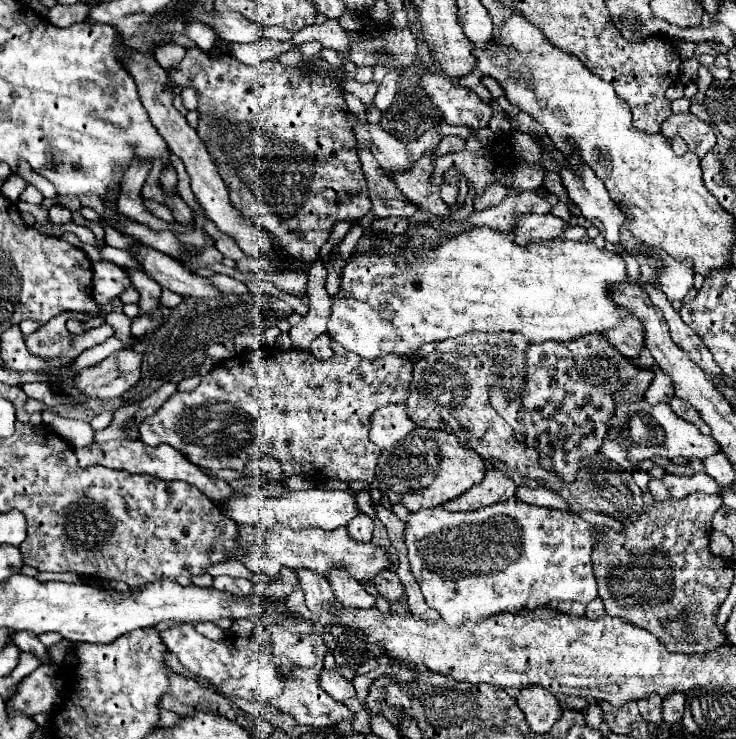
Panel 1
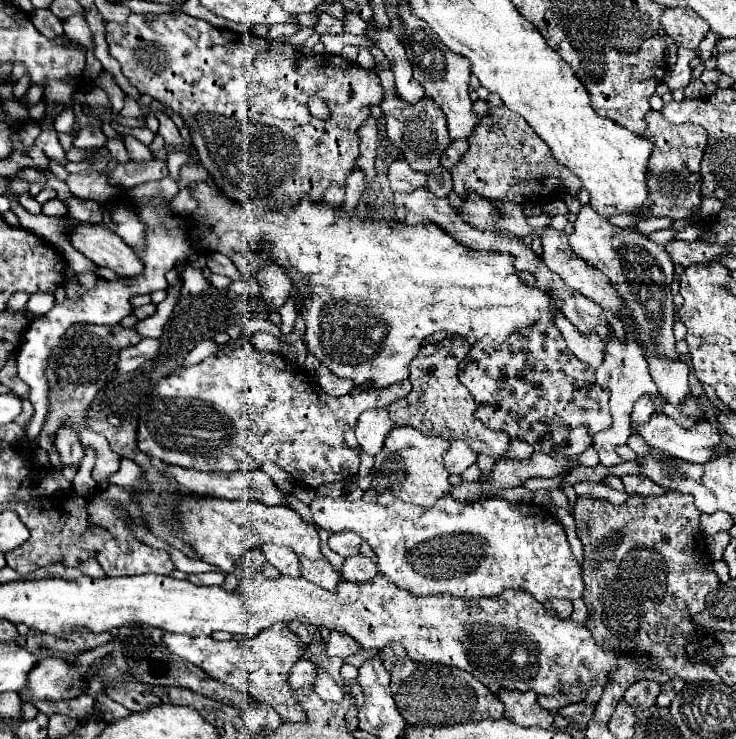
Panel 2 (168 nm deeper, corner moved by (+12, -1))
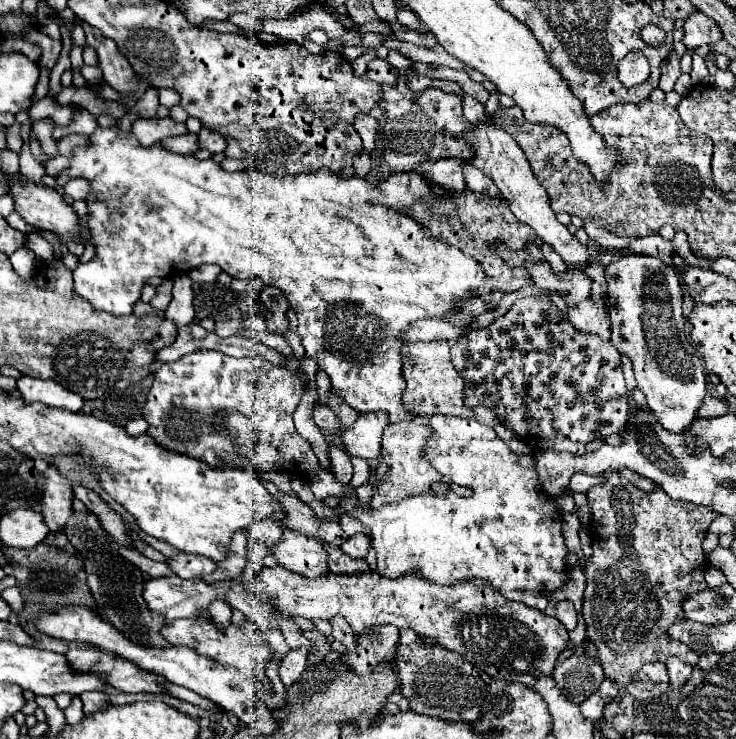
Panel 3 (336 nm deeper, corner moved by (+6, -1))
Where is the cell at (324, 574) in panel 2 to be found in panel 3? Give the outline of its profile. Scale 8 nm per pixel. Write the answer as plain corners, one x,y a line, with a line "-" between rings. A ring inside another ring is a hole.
284,529
282,539
272,547
272,555
286,569
310,579
328,573
326,549
320,539
308,537
294,529

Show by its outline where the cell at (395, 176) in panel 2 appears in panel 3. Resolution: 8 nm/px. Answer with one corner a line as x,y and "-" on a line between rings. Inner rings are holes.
440,159
440,161
430,161
424,165
424,177
436,181
442,185
446,191
464,191
466,181
462,173
462,161
460,159

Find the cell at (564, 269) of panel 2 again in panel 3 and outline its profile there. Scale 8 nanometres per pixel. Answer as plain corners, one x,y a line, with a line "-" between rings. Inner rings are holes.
492,121
486,123
478,123
472,125
474,129
464,133
468,143
474,147
476,157
472,159
476,167
480,167
484,173
488,173
492,177
492,181
496,183
496,187
500,189
502,199
510,201
510,211
526,225
530,225
538,237
542,237
546,243
550,243
556,253
560,253
568,265
568,271
576,271
576,269
584,269
586,261
590,257
586,245
582,245
562,223
556,221
554,211
550,209
550,201
548,201
548,193
546,189
542,189
542,185
538,185
538,181
532,175
532,169
522,153
522,149
518,147
518,143
504,133
502,129
496,129

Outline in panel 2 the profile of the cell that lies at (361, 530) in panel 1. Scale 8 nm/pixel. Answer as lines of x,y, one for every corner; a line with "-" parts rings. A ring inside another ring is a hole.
352,531
334,533
334,535
328,539
330,549
336,551
338,555
342,555
342,557
358,555
358,553
360,553
360,543
362,543
362,537
358,537
358,535
352,533

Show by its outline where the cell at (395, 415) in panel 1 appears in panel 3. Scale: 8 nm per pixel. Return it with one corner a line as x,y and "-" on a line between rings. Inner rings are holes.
382,411
360,415
356,423
350,425
340,435
344,451
350,457
362,457
362,459
380,457
380,439
386,425
388,425
388,417

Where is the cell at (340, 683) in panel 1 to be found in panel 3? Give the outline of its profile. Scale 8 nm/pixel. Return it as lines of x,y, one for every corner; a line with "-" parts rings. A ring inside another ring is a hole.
298,647
298,649
290,649
284,659
280,661
280,679
282,683
288,687
292,683
296,683
302,675
302,671
306,669
308,665
308,659
306,659
306,647

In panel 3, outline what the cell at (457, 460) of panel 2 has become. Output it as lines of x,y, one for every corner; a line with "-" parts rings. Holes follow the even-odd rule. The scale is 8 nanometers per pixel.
432,415
428,419
428,425
432,427
432,439
426,443
424,447
424,459
430,461
430,465
438,471
438,473
446,473
450,475
450,479
462,487
470,487
472,489
472,497
460,497
456,493
444,493
444,495
436,495
436,493
422,493
422,495
410,495
406,499
402,499
400,503
394,505
386,505
382,509
370,509
370,507
360,507
354,509
350,515
360,519
364,525
370,527
372,531
372,547
378,553
378,573
382,577
398,577
400,573
406,571
420,571
428,581
436,583
436,585
454,585
462,579
482,579
490,585
494,585
498,591
514,591
514,589
522,589
522,591
556,591
560,589
566,581
568,581
568,571
564,565
564,557
568,553
566,545
564,545
564,537
562,537
562,517
556,511
556,505
550,497
546,497
546,493
542,493
542,489
538,489
538,473
534,473
534,455
532,453
514,453
496,433
492,427
486,427
482,423
478,423
476,419
464,419
464,417
454,417
454,415

